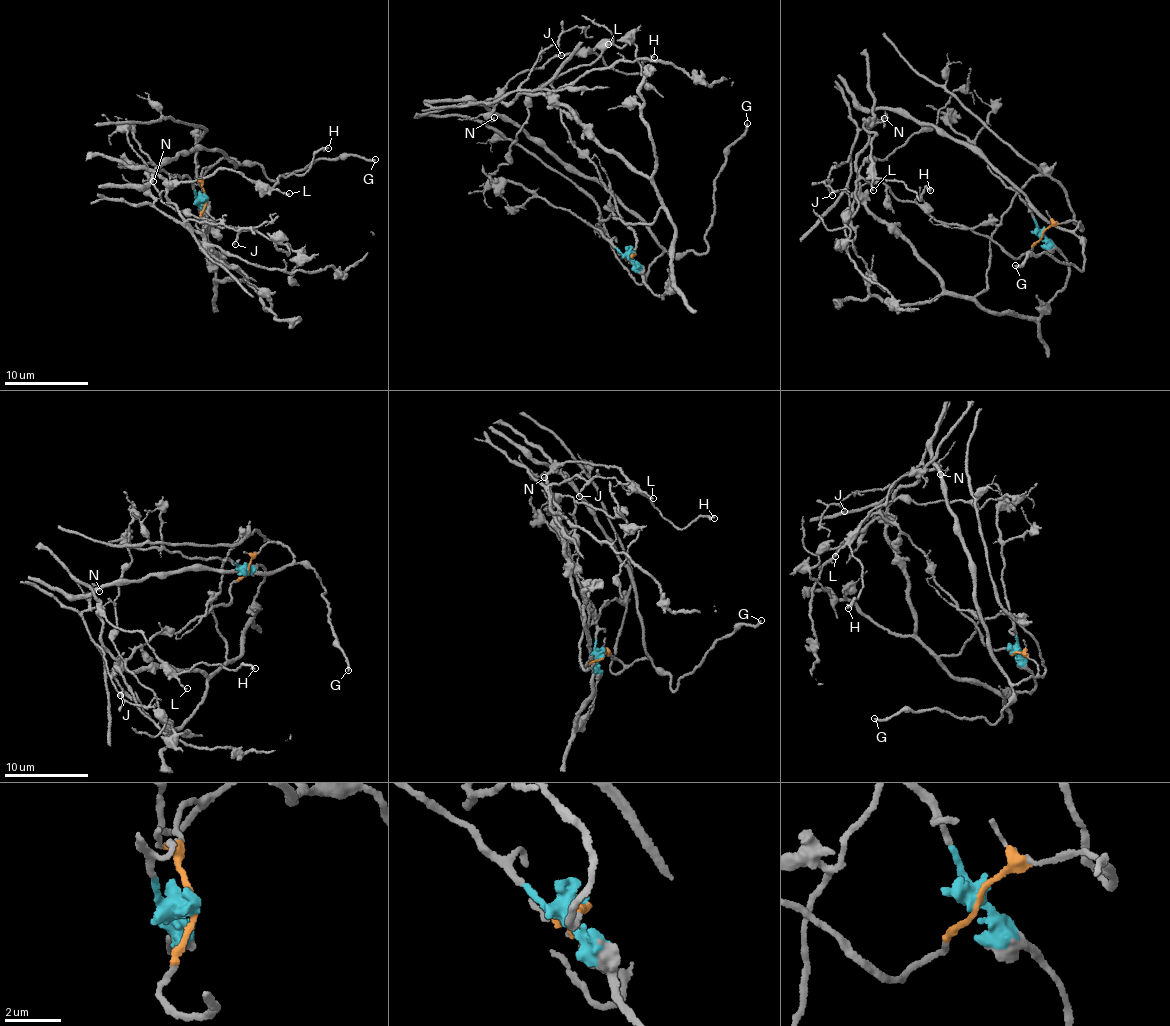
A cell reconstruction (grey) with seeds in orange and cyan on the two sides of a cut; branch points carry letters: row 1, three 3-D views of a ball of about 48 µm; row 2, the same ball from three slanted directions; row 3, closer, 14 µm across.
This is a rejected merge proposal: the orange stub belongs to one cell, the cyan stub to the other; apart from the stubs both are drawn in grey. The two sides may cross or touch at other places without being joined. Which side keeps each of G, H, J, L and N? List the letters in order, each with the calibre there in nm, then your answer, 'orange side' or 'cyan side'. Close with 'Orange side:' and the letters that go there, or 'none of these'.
G: 200 nm thick; orange side
H: 260 nm thick; cyan side
J: 120 nm thick; orange side
L: 160 nm thick; cyan side
N: 140 nm thick; orange side
Orange side: G, J, N

